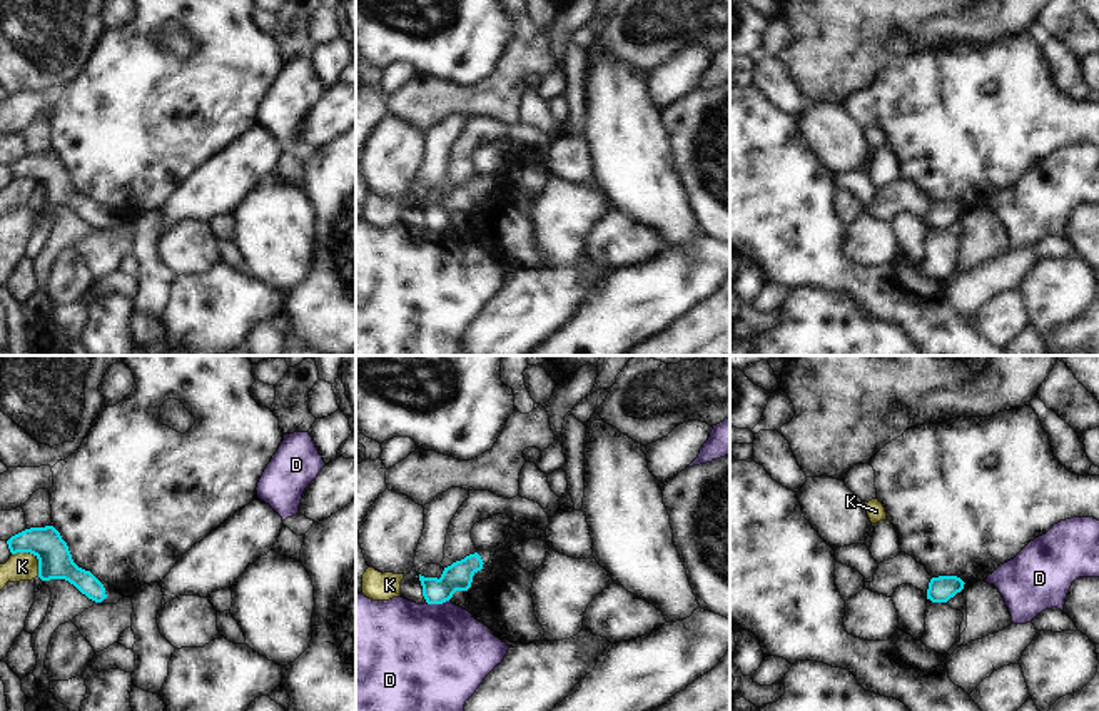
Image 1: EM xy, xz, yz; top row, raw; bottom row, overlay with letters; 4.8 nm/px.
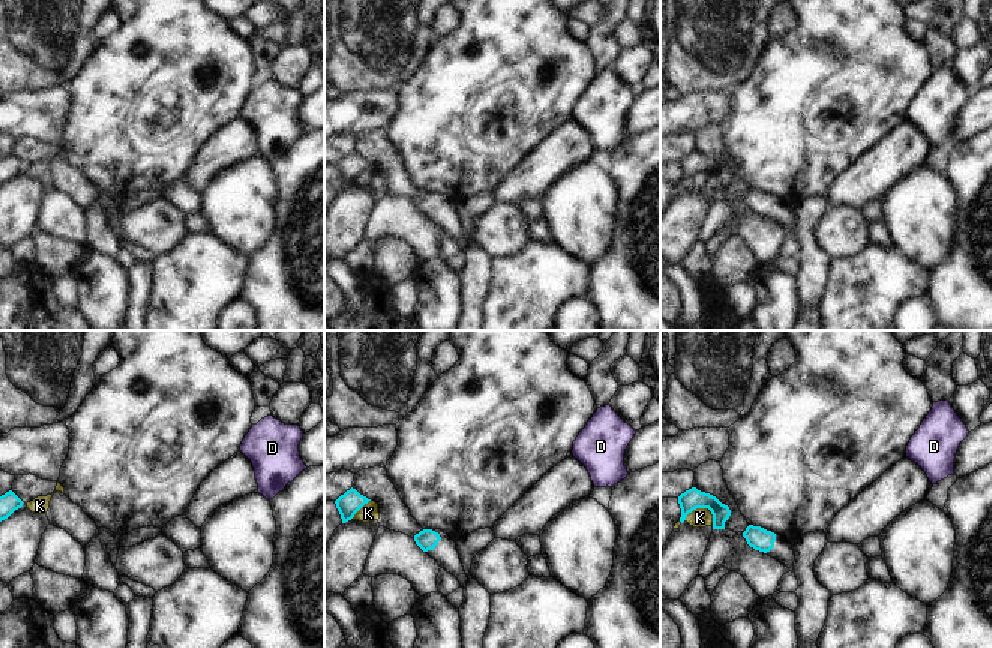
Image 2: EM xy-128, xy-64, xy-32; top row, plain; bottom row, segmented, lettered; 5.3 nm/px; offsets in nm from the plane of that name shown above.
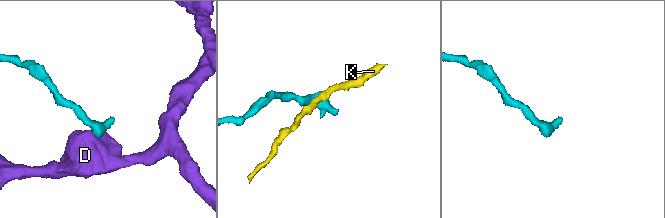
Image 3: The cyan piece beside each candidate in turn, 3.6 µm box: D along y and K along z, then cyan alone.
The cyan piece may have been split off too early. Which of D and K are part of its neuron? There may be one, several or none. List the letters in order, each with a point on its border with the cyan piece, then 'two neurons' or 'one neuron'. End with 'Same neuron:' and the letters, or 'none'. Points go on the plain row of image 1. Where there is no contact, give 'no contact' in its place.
D: xz (436, 229) | two neurons
K: xy (32, 179) | two neurons
Same neuron: none

